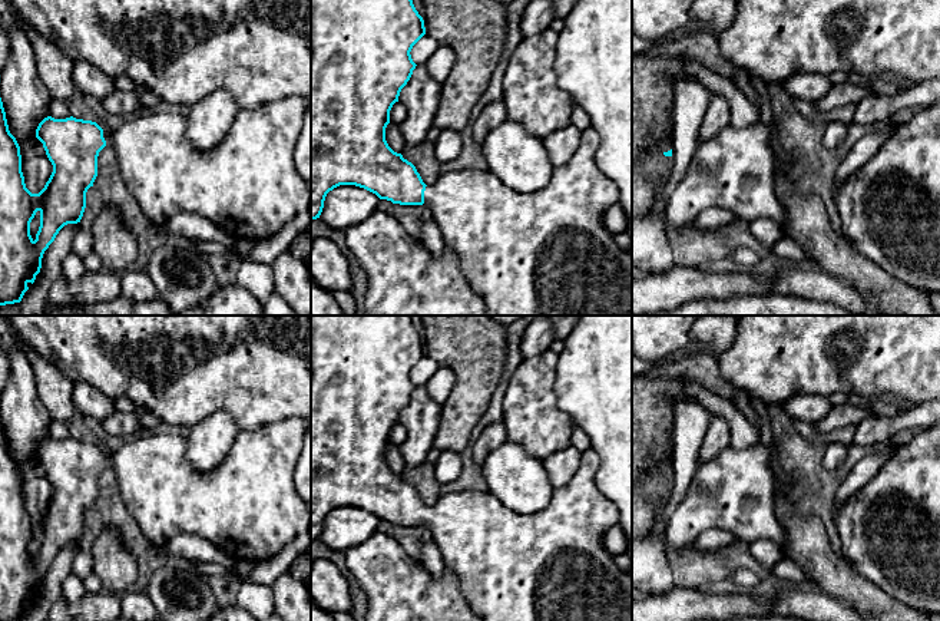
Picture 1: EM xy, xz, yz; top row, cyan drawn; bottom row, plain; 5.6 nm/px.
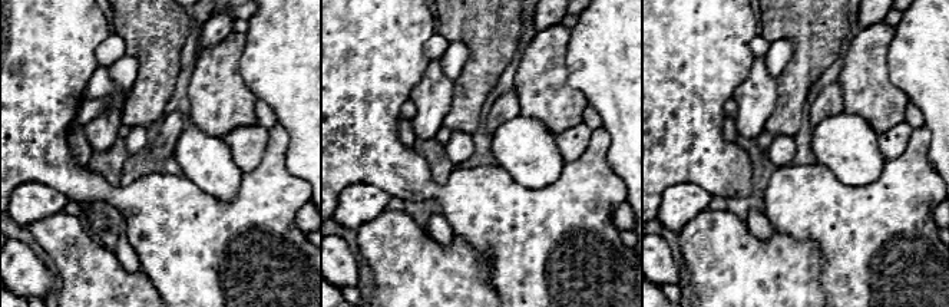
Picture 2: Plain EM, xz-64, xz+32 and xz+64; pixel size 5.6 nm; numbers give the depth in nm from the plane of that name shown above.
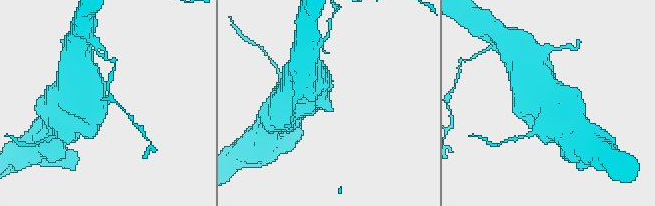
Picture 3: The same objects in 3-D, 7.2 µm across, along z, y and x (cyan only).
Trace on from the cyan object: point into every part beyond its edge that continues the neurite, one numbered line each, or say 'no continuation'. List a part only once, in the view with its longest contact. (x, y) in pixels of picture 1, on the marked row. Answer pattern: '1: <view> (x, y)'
1: xz (548, 253)

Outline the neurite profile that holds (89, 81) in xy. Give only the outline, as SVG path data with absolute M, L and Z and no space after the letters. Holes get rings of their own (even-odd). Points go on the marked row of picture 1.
M85 60L73 62L72 79L76 90L85 96L103 99L116 89L113 77Z

